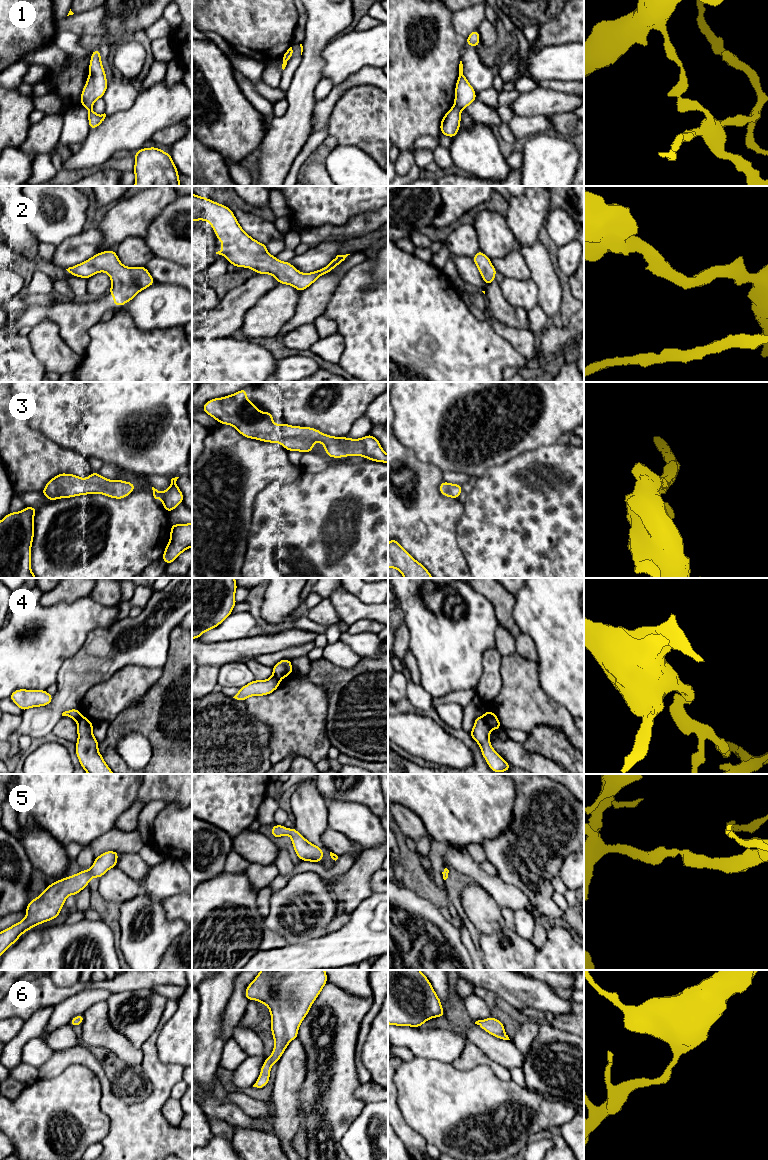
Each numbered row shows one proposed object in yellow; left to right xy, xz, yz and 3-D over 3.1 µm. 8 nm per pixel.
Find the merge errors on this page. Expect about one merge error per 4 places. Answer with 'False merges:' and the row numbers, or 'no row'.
False merges: 1, 4

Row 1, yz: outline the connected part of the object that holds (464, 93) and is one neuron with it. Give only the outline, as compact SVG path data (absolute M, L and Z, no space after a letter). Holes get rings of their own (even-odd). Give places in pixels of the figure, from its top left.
M459 64L459 76L455 86L454 104L460 110L467 108L473 101L477 99L476 92L471 84L468 82L463 73L463 64Z

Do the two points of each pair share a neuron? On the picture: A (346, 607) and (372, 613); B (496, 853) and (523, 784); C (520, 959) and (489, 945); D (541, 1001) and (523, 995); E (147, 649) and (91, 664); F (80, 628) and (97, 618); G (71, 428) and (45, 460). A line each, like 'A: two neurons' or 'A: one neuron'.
A: one neuron
B: one neuron
C: one neuron
D: one neuron
E: one neuron
F: one neuron
G: two neurons

